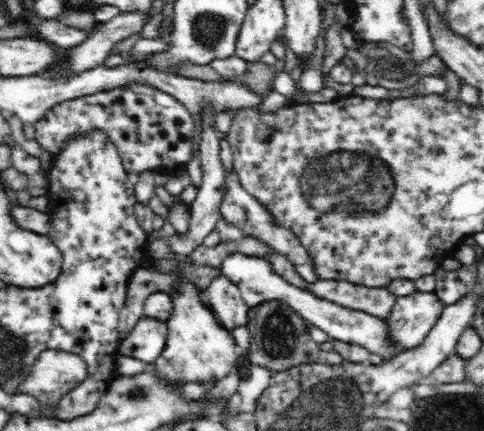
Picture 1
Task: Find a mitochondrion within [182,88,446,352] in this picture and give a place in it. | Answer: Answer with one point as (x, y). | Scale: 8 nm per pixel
(341, 190)

